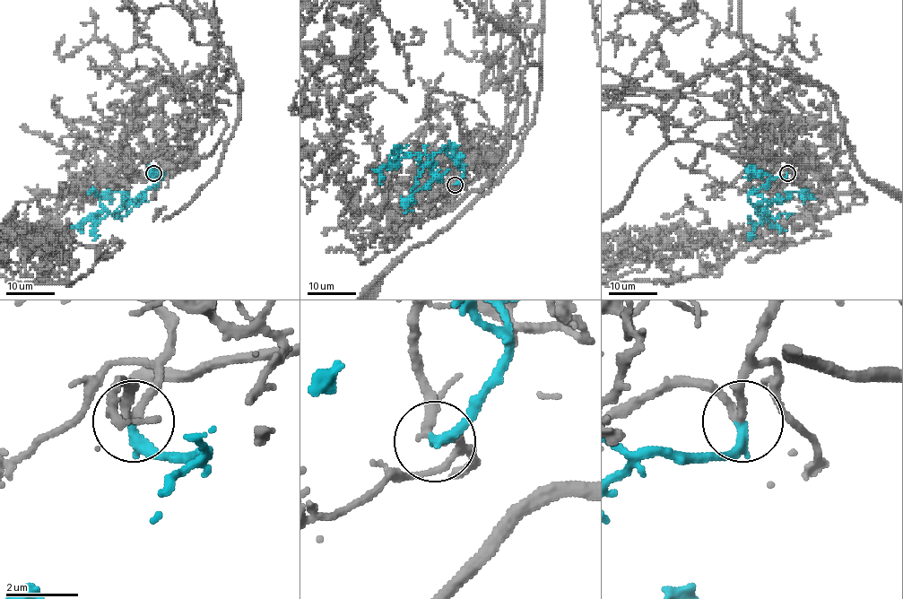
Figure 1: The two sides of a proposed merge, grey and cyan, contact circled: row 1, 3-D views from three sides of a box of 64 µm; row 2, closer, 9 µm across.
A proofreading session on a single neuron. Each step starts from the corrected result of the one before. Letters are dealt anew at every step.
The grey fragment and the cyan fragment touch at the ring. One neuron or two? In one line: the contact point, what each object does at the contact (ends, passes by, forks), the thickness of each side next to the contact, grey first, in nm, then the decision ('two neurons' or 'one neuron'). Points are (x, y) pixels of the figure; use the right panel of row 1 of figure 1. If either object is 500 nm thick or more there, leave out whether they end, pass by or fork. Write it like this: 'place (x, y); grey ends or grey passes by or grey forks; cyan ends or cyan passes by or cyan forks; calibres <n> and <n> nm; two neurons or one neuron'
place (787, 173); grey passes by; cyan ends; calibres 220 and 300 nm; one neuron

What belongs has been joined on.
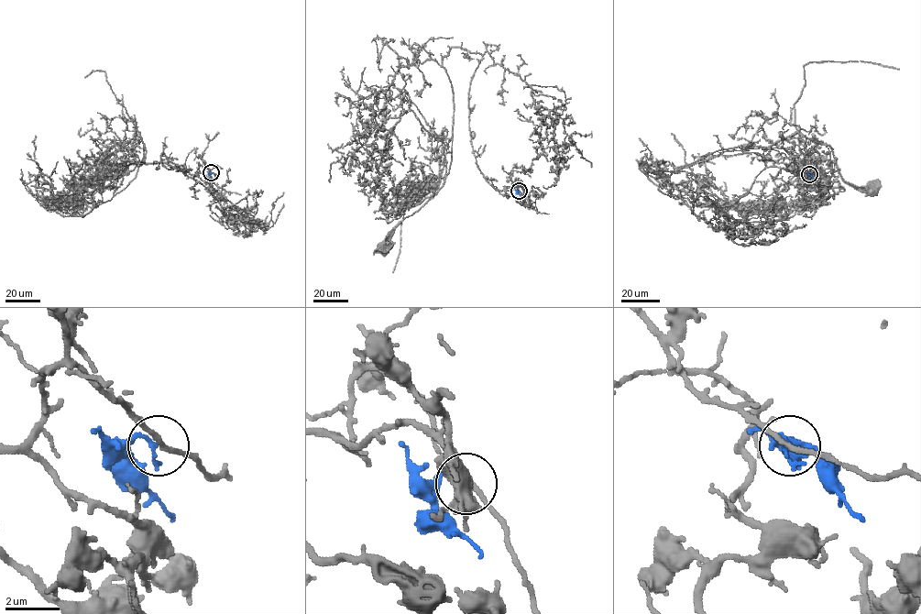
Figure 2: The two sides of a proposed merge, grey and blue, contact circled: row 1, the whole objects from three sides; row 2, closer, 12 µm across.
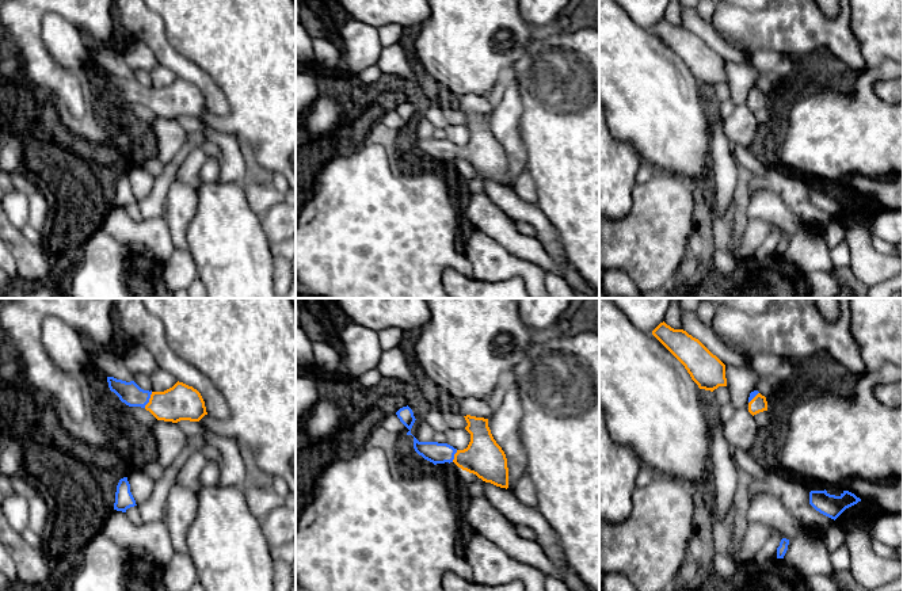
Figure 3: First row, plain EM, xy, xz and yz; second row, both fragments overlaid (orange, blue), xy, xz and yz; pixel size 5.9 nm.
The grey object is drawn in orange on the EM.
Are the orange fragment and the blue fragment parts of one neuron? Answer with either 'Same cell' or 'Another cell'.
Same cell

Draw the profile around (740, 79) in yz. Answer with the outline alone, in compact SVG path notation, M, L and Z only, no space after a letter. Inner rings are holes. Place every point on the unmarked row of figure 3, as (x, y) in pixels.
M725 61L727 84L729 88L729 98L735 106L748 103L750 89L757 87L757 80L762 75L750 64L736 64Z

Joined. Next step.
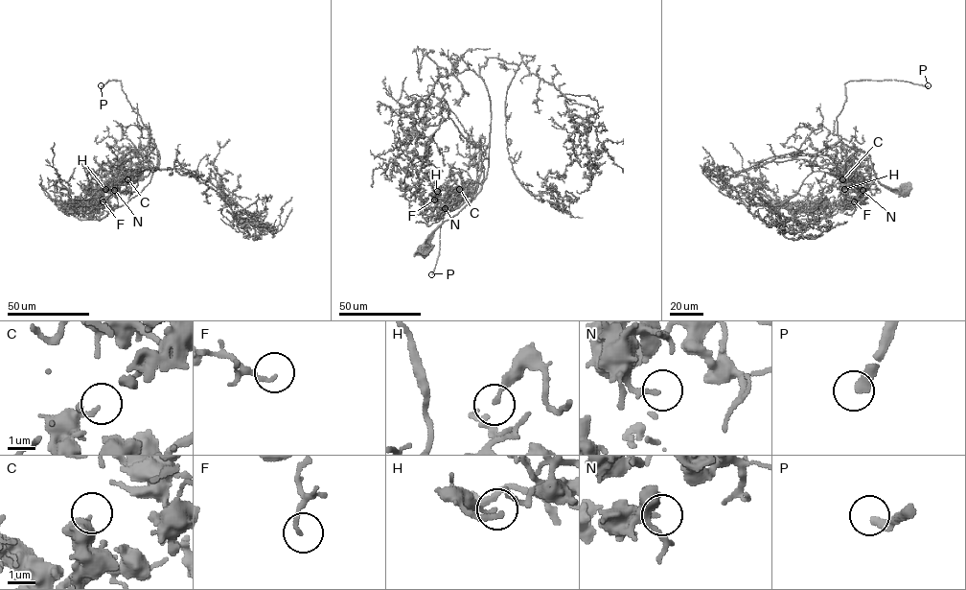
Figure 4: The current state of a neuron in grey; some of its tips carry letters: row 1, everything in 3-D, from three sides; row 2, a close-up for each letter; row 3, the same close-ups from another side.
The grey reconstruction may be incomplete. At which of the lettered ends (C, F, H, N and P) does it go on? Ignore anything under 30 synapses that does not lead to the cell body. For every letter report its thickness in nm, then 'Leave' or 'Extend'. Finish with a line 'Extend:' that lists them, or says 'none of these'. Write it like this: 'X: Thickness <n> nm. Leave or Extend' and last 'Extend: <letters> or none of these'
C: Thickness 180 nm. Leave
F: Thickness 110 nm. Leave
H: Thickness 150 nm. Leave
N: Thickness 170 nm. Leave
P: Thickness 360 nm. Extend
Extend: P

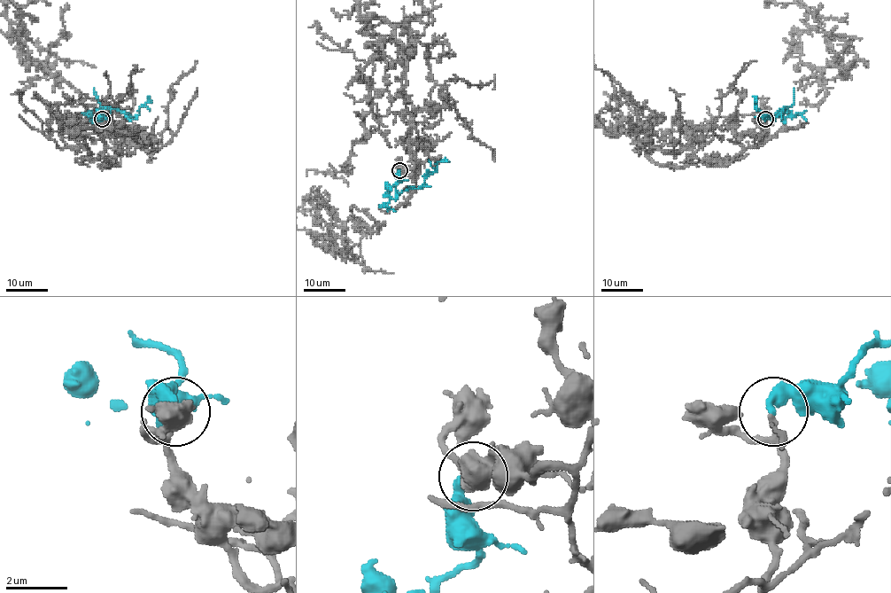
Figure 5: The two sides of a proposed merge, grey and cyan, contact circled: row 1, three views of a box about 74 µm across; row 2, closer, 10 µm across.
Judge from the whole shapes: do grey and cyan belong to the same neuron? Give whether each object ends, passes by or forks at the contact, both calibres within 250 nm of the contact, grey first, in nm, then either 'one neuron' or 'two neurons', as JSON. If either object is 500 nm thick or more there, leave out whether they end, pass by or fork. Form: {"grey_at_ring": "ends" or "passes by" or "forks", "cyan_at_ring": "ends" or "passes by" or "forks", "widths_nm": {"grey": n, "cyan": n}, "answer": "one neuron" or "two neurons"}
{"grey_at_ring": "passes by", "cyan_at_ring": "ends", "widths_nm": {"grey": 140, "cyan": 400}, "answer": "one neuron"}

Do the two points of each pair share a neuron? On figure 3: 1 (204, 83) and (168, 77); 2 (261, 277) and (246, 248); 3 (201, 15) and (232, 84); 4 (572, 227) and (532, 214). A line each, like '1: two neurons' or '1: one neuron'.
1: two neurons
2: one neuron
3: one neuron
4: two neurons

